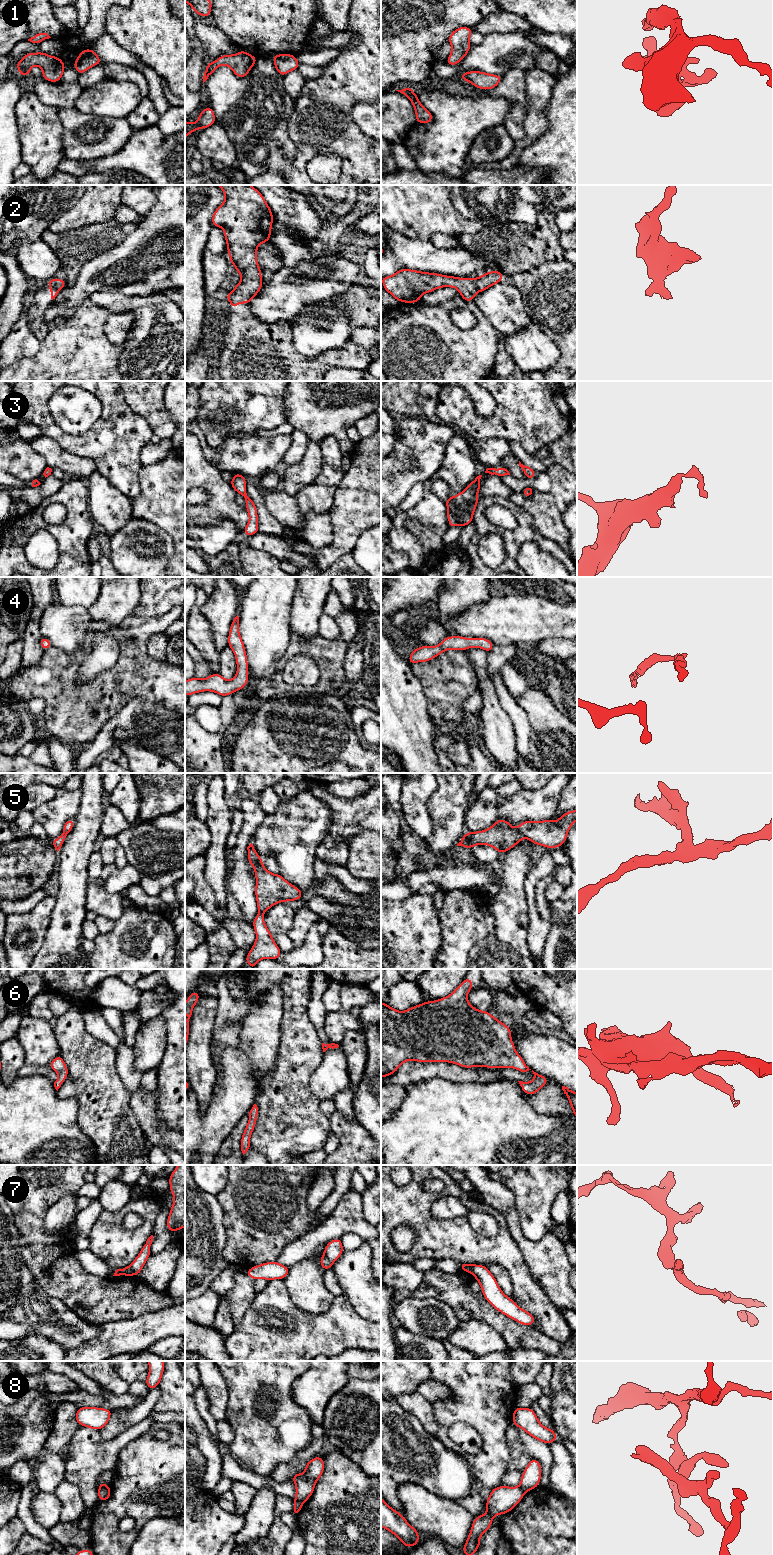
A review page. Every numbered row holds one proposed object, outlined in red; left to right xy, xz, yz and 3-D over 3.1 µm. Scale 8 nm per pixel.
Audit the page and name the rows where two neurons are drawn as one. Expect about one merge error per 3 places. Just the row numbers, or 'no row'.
7, 8

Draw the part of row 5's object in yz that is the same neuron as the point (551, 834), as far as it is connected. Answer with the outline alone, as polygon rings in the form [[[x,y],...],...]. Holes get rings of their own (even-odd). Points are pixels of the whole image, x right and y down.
[[[577,810],[564,813],[557,821],[525,820],[516,829],[507,820],[499,819],[486,830],[466,832],[457,846],[470,850],[474,845],[490,845],[497,852],[505,853],[525,837],[535,845],[559,848],[565,843],[569,829],[575,821],[577,821]]]

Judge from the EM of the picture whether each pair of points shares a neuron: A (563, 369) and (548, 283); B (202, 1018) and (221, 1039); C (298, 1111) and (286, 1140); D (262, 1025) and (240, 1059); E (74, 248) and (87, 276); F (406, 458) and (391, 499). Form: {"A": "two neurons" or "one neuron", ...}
{"A": "one neuron", "B": "two neurons", "C": "one neuron", "D": "one neuron", "E": "two neurons", "F": "one neuron"}

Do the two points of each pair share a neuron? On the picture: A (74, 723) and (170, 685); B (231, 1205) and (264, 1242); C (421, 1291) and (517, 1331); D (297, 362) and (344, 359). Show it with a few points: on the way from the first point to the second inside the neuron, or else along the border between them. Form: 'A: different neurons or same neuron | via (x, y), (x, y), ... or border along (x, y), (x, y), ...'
A: same neuron | via (98, 703), (101, 703), (121, 684), (146, 684)
B: same neuron | via (239, 1214), (247, 1226), (255, 1233)
C: same neuron | via (445, 1291), (459, 1291), (475, 1307), (493, 1317)
D: same neuron | via (309, 363), (322, 363), (332, 359)

